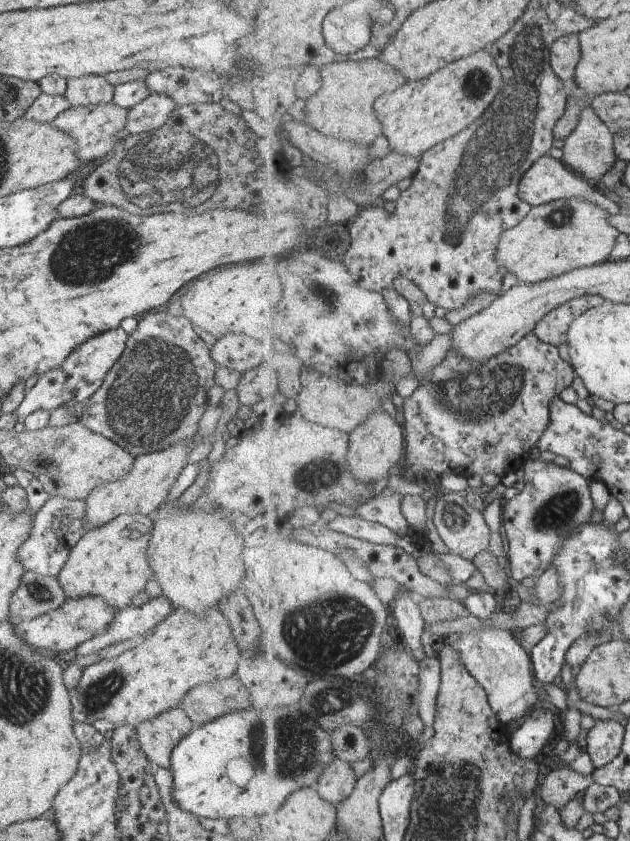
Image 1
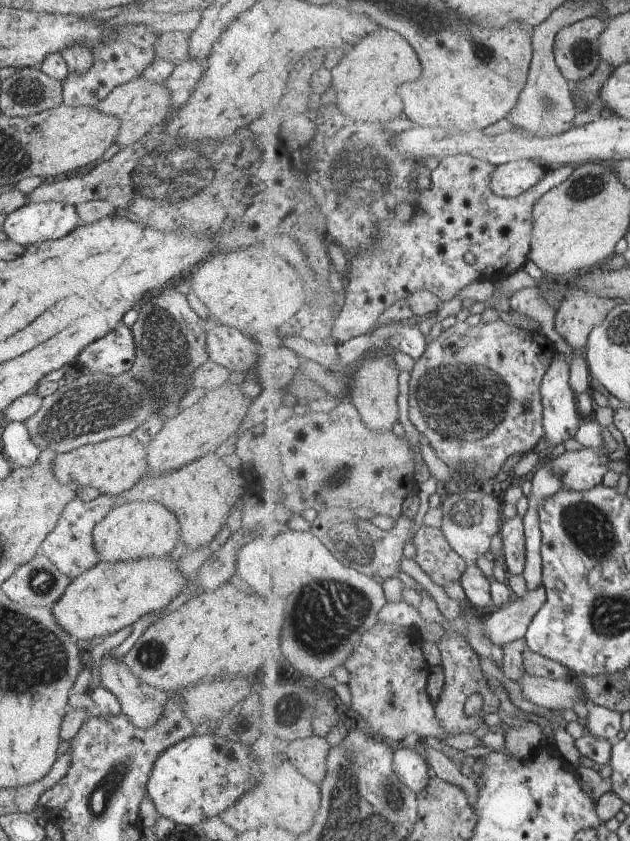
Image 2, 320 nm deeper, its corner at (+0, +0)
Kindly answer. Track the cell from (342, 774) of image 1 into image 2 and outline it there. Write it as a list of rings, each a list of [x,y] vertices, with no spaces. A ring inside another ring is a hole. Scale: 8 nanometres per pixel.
[[[314,734],[287,746],[284,757],[298,767],[303,776],[321,784],[328,773],[331,748],[324,737]]]

